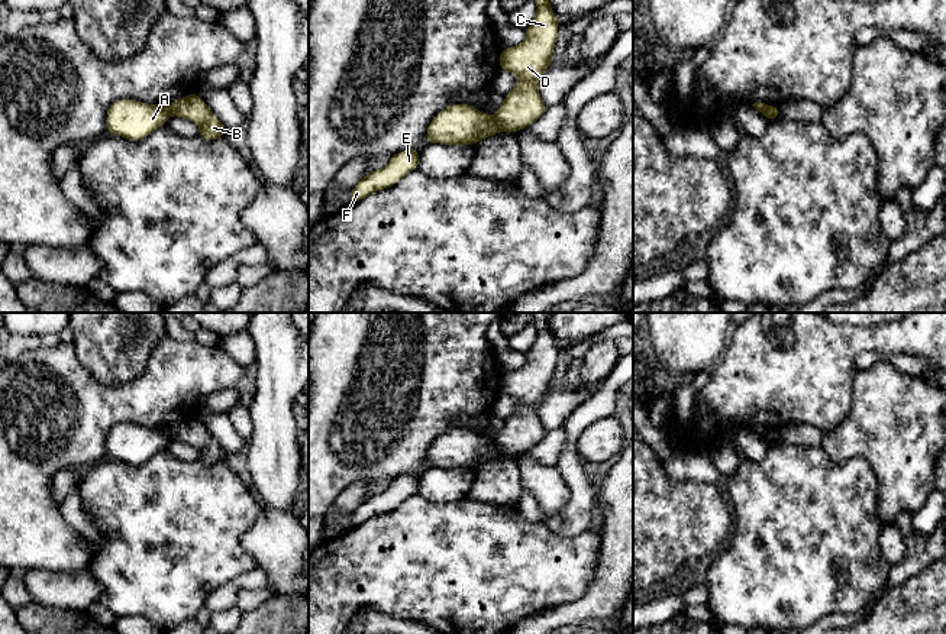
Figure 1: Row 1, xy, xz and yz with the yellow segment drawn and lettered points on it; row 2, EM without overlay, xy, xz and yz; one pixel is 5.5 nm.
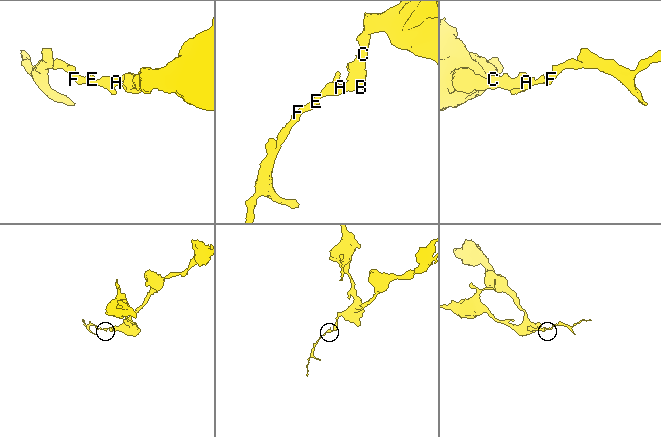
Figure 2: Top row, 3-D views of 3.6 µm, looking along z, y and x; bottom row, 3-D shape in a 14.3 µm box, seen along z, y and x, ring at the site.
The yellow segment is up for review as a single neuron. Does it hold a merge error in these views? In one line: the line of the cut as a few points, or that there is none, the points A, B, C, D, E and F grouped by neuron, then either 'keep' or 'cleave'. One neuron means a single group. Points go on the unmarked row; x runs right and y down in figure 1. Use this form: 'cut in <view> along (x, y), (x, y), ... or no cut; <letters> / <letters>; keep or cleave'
cut in xz along (493, 440), (500, 453); A E F / B C D; cleave

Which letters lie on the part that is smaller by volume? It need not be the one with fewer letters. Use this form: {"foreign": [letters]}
{"foreign": ["A", "E", "F"]}

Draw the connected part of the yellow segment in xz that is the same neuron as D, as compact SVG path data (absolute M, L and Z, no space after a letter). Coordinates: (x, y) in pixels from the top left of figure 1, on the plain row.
M530 313L537 329L526 363L513 372L500 373L500 394L517 400L519 407L504 420L504 427L493 439L500 455L516 457L535 447L548 433L537 408L552 386L559 345L549 329L552 313Z

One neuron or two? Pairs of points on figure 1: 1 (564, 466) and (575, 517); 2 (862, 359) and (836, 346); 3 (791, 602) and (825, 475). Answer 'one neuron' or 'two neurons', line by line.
1: one neuron
2: two neurons
3: one neuron

